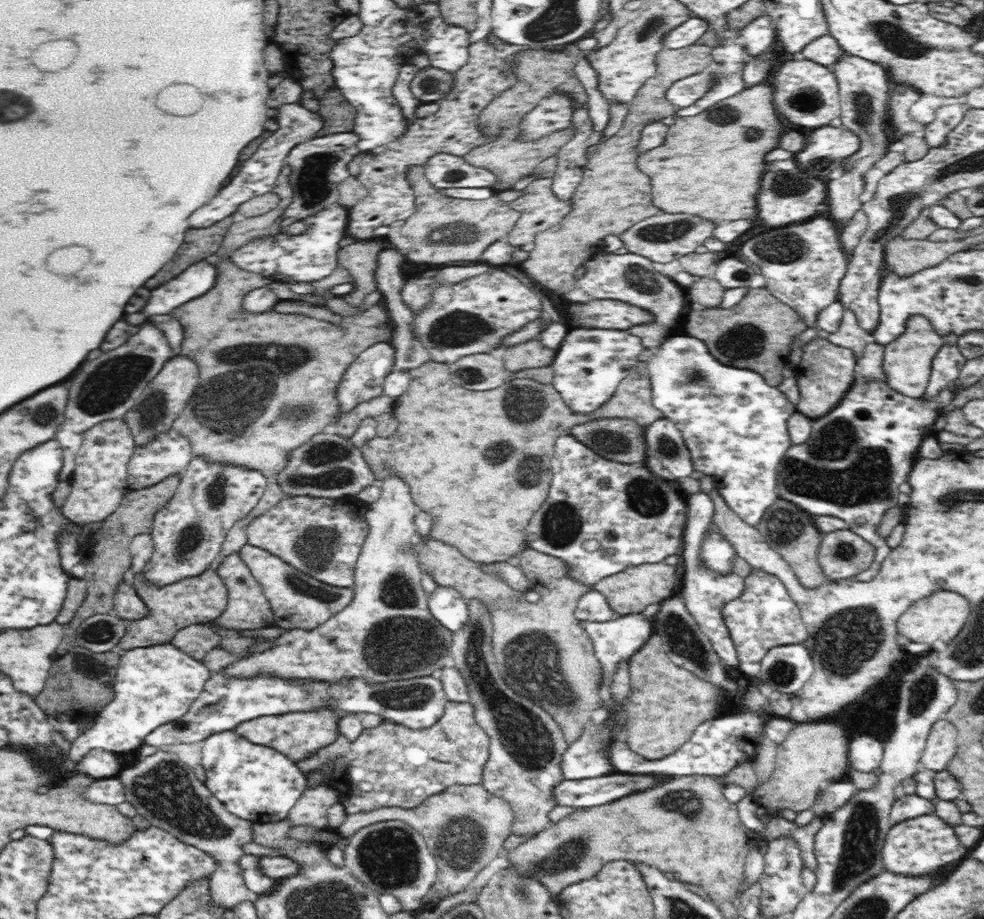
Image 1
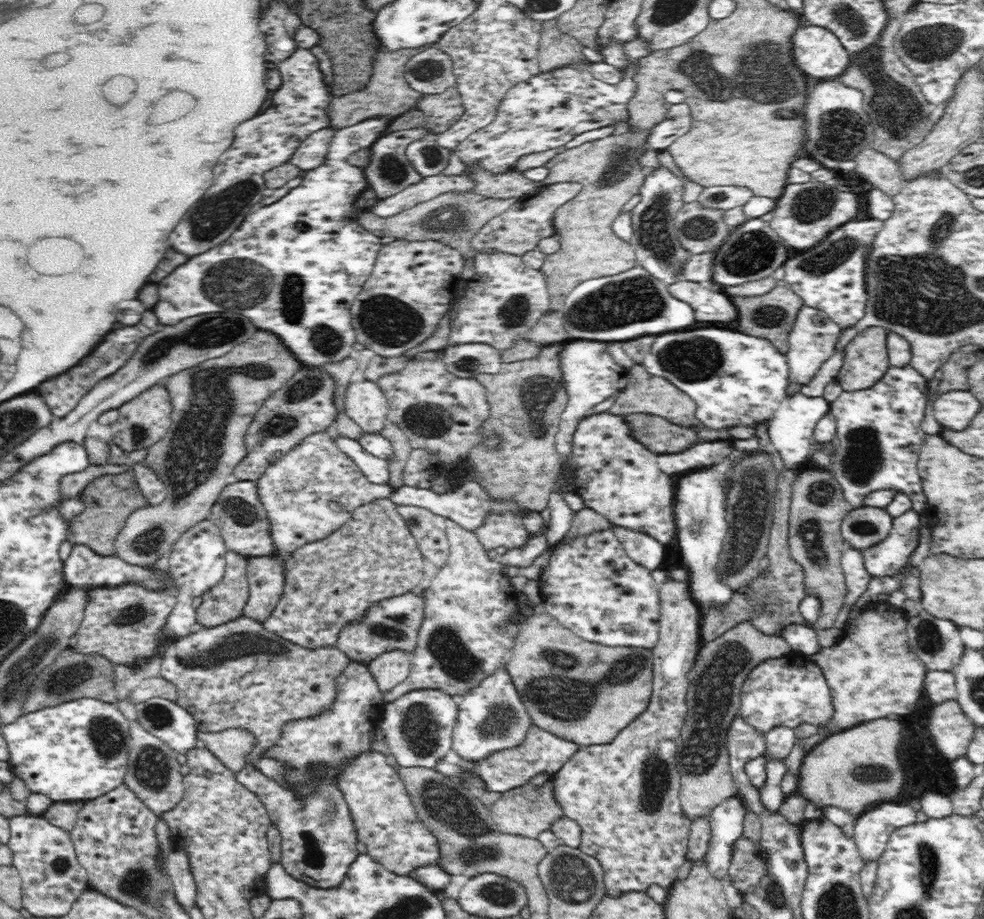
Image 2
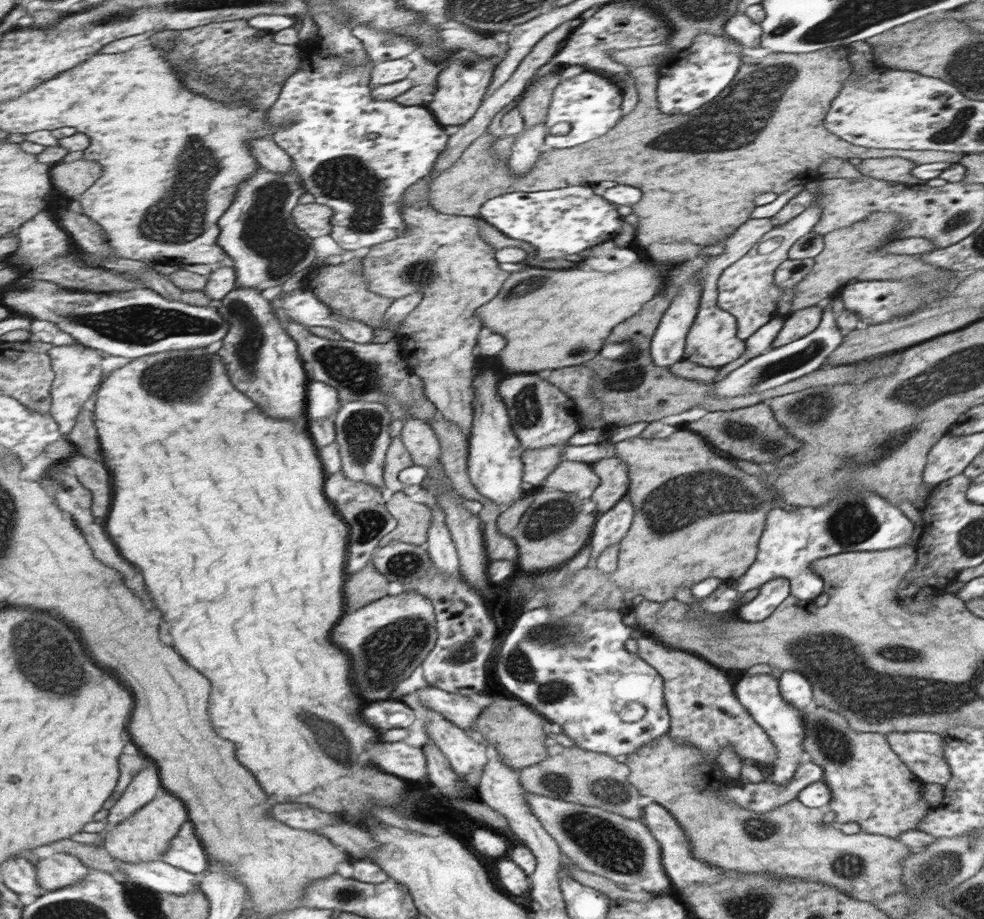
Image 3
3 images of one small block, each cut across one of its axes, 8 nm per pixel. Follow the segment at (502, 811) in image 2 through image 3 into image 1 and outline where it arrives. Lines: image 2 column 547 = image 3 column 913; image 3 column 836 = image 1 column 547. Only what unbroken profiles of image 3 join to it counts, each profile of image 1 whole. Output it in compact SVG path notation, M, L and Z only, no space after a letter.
M479 598L466 599L466 605L469 611L468 622L460 630L453 631L449 654L452 655L455 667L468 685L469 702L473 706L477 725L489 736L489 759L485 762L481 783L490 794L506 799L511 806L515 815L512 835L526 836L540 833L552 824L549 812L558 806L553 790L566 779L561 764L570 744L564 739L558 723L550 713L536 706L536 703L522 698L504 682L493 653L492 611L488 610L488 606L485 606Z

